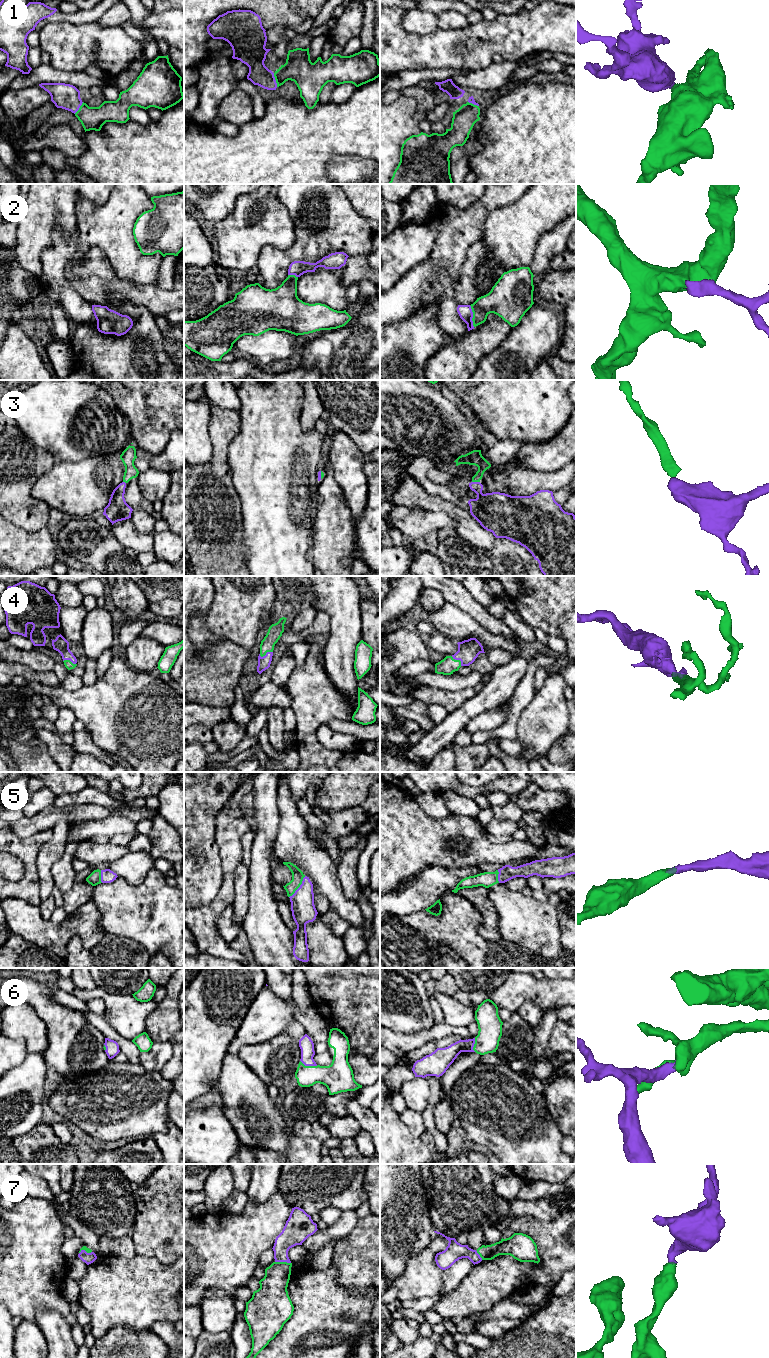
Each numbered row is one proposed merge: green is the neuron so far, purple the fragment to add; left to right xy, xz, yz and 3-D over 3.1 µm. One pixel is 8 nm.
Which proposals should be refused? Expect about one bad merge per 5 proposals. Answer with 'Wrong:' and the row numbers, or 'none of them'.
Wrong: none of them

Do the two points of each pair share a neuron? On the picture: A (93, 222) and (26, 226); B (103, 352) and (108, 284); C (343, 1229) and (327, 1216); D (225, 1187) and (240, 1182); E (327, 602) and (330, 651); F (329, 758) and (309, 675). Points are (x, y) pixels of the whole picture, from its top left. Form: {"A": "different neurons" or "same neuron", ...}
{"A": "different neurons", "B": "different neurons", "C": "different neurons", "D": "different neurons", "E": "same neuron", "F": "same neuron"}

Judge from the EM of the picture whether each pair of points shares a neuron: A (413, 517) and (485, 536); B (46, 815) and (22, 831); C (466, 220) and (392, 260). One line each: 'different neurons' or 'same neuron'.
A: different neurons
B: same neuron
C: different neurons

